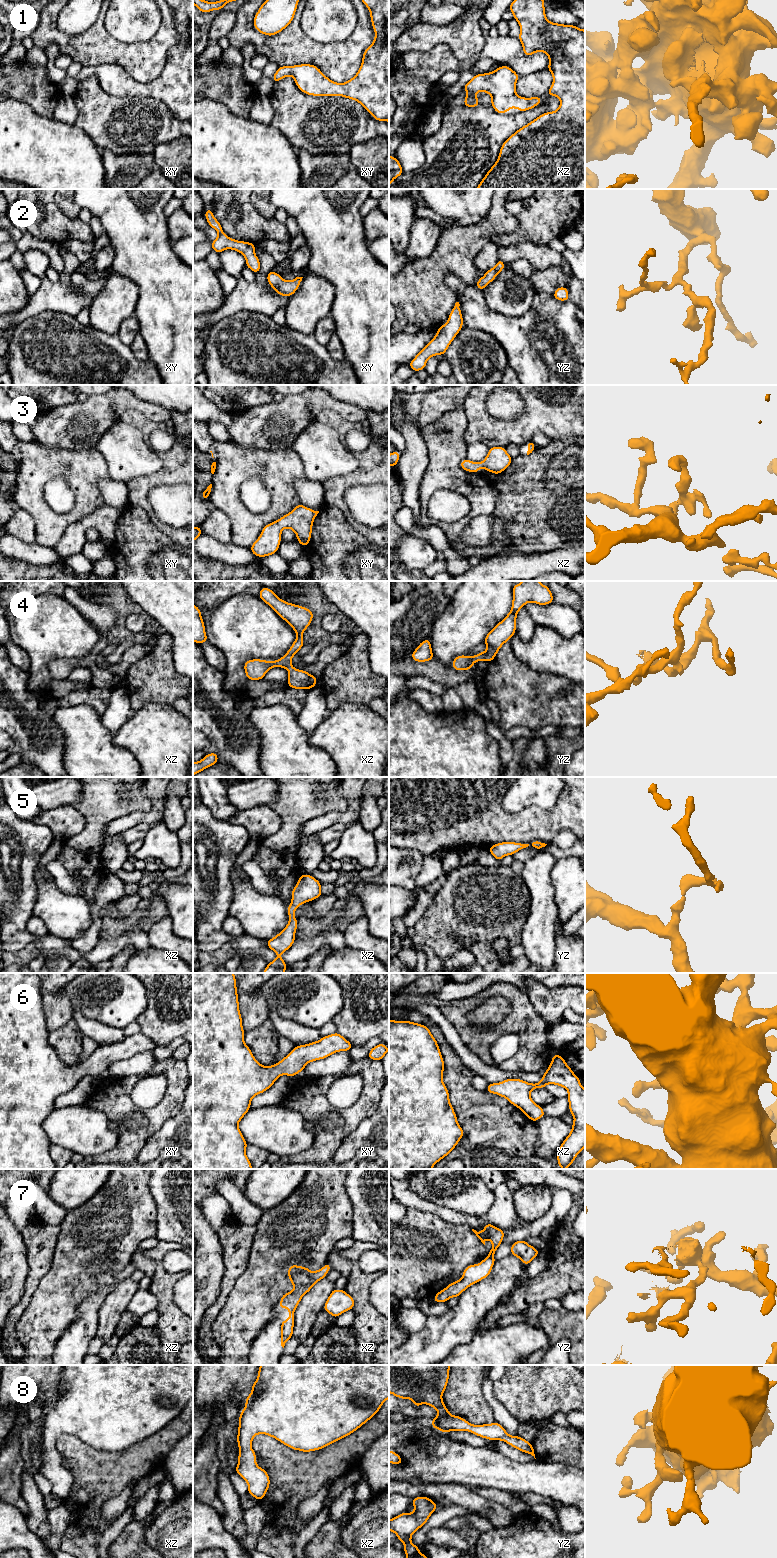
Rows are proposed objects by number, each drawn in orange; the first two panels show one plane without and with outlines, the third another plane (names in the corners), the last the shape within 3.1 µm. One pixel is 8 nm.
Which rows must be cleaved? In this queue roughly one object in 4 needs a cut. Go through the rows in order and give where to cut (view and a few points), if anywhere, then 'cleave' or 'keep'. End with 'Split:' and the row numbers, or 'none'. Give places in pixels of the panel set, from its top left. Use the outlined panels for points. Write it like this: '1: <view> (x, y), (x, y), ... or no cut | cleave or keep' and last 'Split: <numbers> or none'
1: no cut | keep
2: no cut | keep
3: no cut | keep
4: no cut | keep
5: no cut | keep
6: no cut | keep
7: no cut | keep
8: no cut | keep
Split: none

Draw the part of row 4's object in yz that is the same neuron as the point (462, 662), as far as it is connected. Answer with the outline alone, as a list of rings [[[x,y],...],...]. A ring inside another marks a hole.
[[[523,581],[513,586],[512,608],[507,616],[486,635],[484,643],[487,650],[468,657],[460,655],[453,659],[452,667],[457,671],[471,670],[477,661],[491,662],[502,645],[509,641],[516,632],[516,618],[519,610],[528,602],[548,605],[554,601],[548,586],[539,581]]]

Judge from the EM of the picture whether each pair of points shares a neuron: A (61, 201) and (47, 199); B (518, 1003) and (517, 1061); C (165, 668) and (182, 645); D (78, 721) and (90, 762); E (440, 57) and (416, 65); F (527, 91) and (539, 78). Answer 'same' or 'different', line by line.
A: different
B: same
C: different
D: same
E: same
F: same

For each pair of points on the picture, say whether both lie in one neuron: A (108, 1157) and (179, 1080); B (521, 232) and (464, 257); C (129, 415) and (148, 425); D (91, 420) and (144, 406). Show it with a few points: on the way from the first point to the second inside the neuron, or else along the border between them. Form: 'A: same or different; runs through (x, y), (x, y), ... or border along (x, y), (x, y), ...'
A: same; runs through (129, 1142), (170, 1101)
B: different; border along (514, 230), (495, 235), (491, 239)
C: same; runs through (134, 418), (143, 424)
D: same; runs through (104, 410), (111, 404), (131, 404)

